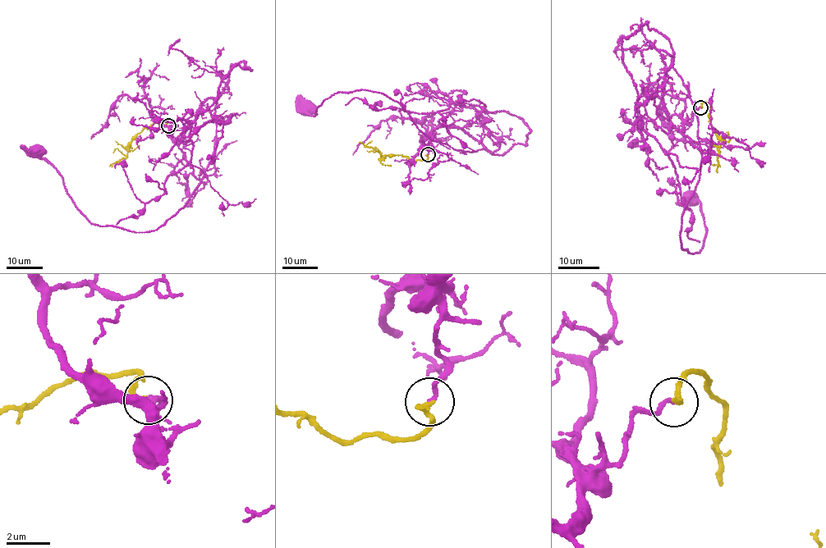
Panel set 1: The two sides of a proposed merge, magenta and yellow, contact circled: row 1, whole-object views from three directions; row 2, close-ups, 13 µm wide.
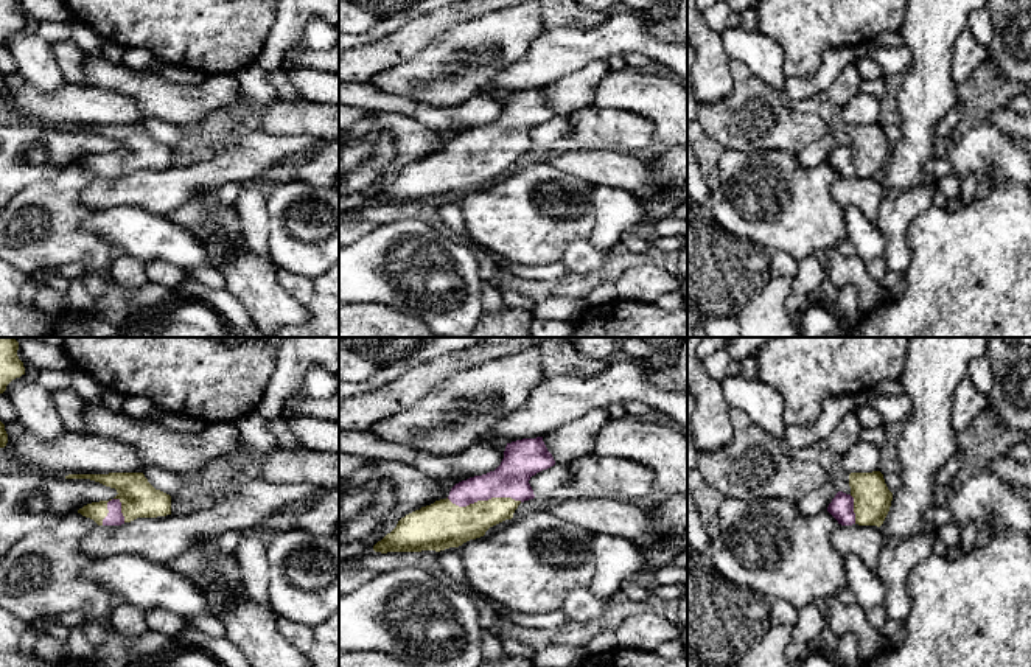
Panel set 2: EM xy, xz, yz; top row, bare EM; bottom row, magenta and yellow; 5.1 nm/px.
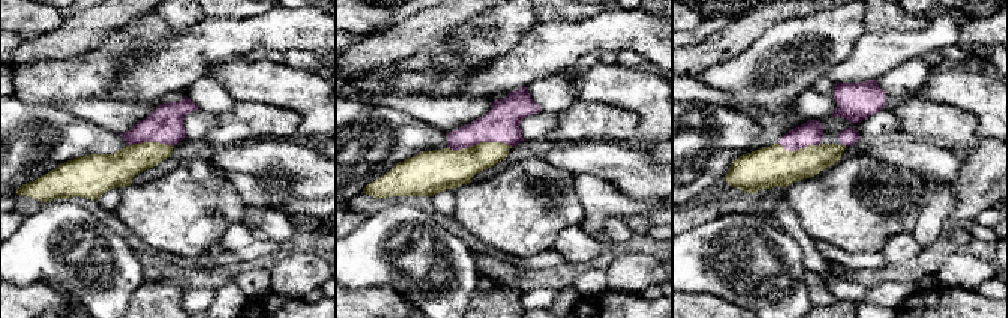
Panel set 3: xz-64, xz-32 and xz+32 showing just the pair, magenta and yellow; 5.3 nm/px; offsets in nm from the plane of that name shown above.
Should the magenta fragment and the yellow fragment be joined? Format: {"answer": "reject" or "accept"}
{"answer": "accept"}

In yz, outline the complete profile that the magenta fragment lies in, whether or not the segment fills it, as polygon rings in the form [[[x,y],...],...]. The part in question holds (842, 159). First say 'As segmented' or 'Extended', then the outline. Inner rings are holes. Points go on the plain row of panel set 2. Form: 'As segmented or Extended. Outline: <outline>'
Extended. Outline: [[[851,124],[851,145],[838,143],[827,163],[841,177],[877,177],[880,179],[889,163],[893,145],[888,141],[883,126]]]

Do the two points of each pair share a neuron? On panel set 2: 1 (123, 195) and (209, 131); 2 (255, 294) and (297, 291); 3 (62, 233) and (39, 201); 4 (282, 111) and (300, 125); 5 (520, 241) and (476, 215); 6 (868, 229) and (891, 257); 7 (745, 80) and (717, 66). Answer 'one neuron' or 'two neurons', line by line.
1: two neurons
2: two neurons
3: one neuron
4: one neuron
5: one neuron
6: two neurons
7: two neurons

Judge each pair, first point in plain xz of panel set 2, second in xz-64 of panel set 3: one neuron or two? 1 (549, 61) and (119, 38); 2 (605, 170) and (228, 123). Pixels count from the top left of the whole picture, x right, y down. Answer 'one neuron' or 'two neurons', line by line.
1: one neuron
2: two neurons

